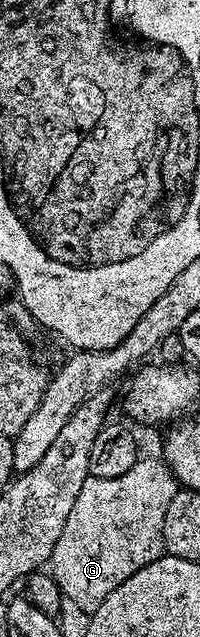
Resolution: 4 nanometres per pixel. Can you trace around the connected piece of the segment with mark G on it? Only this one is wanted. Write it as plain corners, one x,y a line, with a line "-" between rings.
155,456
155,458
140,457
139,461
133,464
133,468
129,468
129,472
125,472
125,476
113,476
112,478
93,478
89,476
81,488
81,493
77,495
77,501
73,504
73,512
69,512
69,520
65,520
65,528
61,531
61,536
53,548
53,556
49,563
49,573
57,580
64,599
70,605
72,602
77,609
84,610
84,615
89,616
94,610
101,608
105,596
109,596
109,592
113,592
113,588
117,588
117,584
125,584
125,580
129,580
129,576
133,576
133,572
137,572
137,568
145,568
145,564
153,564
153,560
162,558
165,553
163,548
165,511
169,509
169,500
173,500
173,496
180,489
181,487
176,482
173,472
159,456

